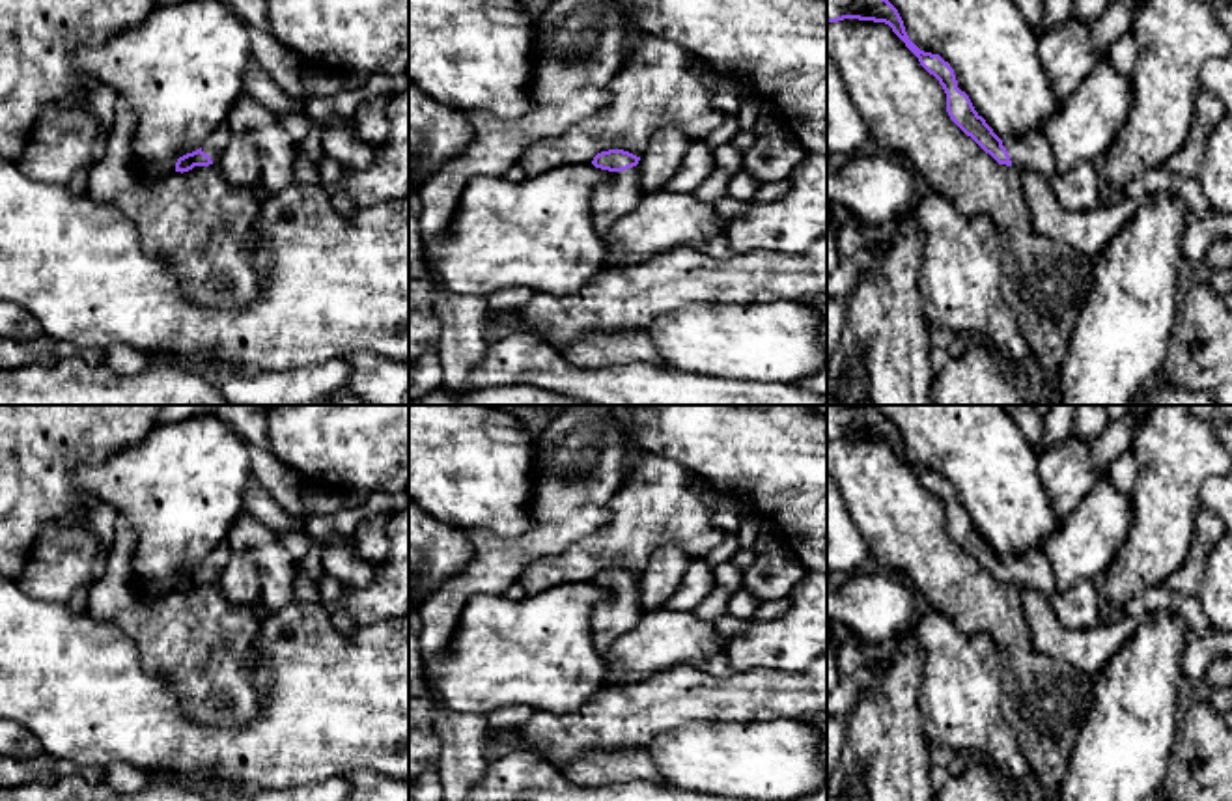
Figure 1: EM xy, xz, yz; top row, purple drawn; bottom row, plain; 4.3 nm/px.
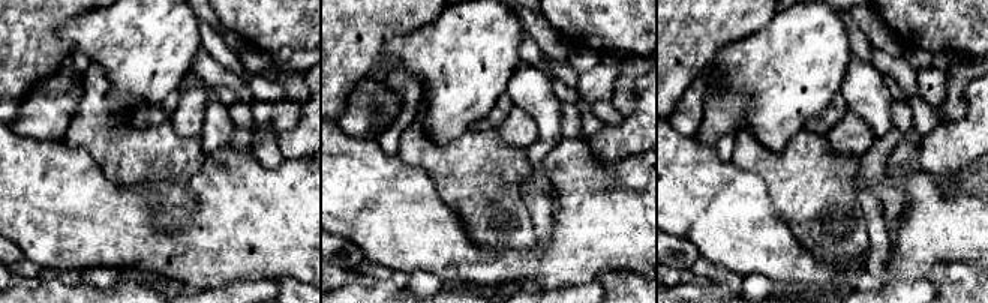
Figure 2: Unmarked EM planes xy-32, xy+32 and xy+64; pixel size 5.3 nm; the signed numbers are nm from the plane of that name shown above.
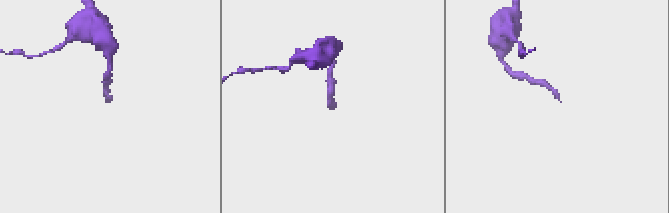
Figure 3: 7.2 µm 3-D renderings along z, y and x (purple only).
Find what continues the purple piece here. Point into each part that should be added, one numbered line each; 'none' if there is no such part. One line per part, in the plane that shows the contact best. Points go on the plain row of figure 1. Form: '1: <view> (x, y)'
1: xz (620, 613)

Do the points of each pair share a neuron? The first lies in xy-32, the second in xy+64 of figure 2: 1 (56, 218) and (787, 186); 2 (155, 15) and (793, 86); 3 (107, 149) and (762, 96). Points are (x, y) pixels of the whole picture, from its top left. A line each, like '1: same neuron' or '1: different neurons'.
1: different neurons
2: same neuron
3: different neurons

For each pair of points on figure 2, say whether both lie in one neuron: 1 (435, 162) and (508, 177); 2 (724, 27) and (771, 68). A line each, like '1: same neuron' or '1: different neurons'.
1: same neuron
2: different neurons

